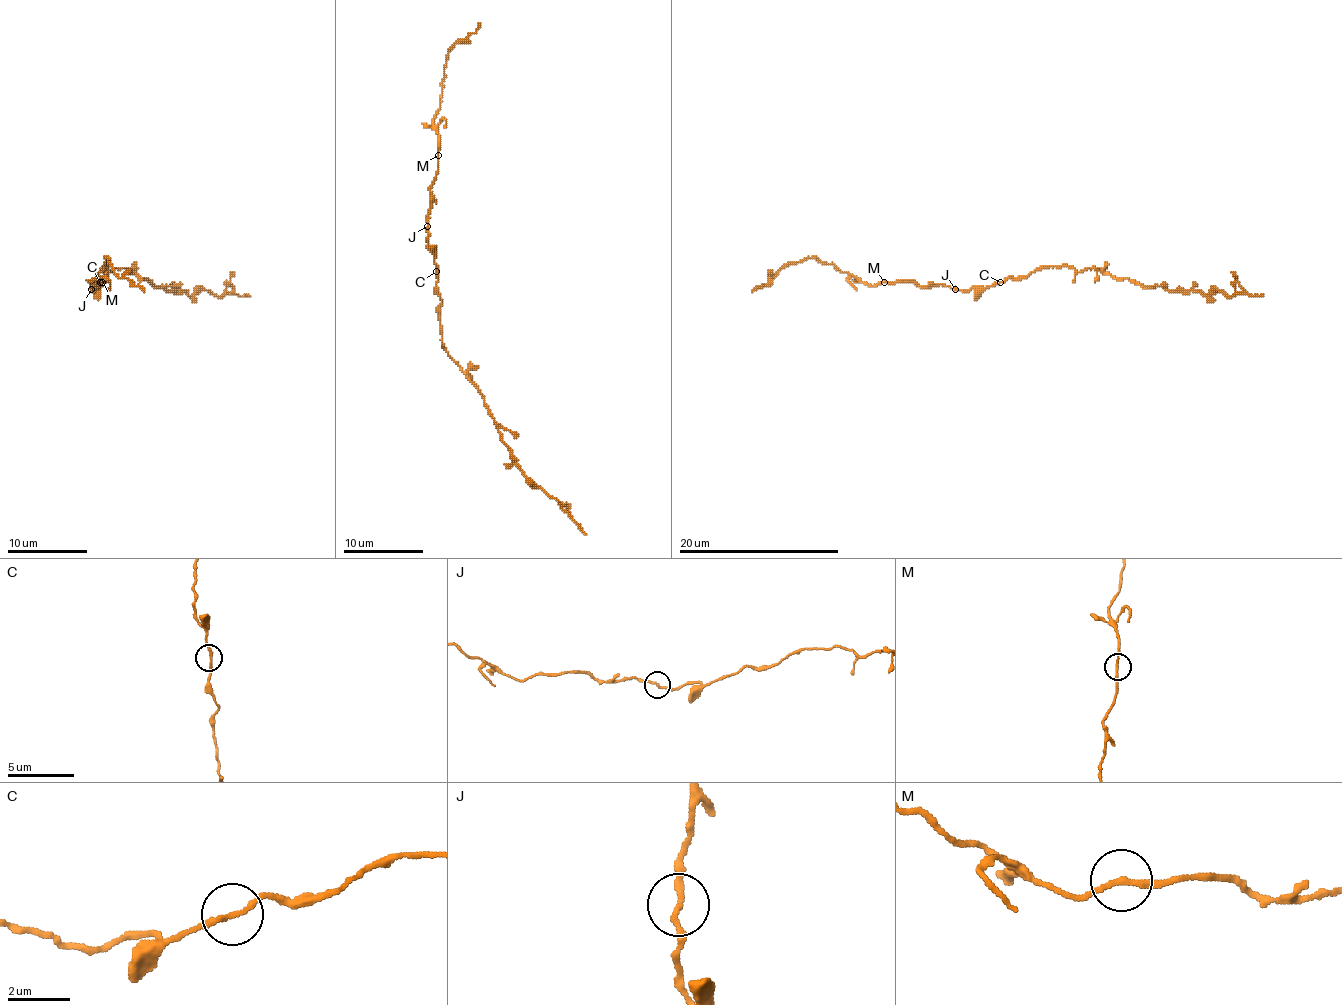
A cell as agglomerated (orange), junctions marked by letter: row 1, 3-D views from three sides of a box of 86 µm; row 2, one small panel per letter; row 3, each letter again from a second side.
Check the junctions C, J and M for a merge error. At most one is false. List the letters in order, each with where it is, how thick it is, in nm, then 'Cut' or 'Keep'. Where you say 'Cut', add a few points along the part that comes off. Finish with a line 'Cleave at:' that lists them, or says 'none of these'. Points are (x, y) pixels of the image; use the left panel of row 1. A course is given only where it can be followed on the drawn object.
C: Place: (100, 282). Thickness 170 nm. Keep
J: Place: (91, 289). Thickness 170 nm. Keep
M: Place: (102, 282). Thickness 170 nm. Keep
Cleave at: none of these

